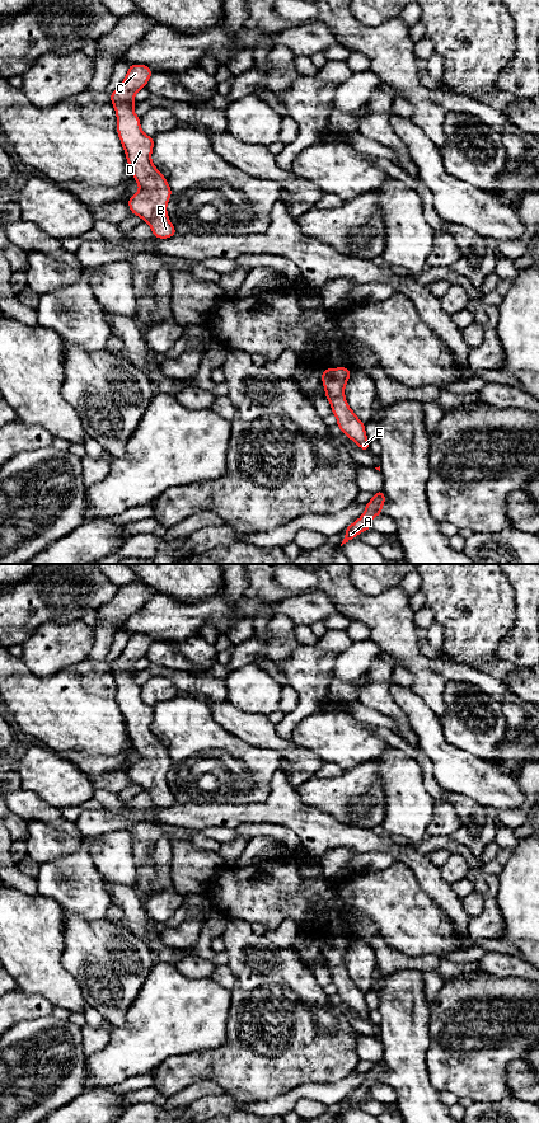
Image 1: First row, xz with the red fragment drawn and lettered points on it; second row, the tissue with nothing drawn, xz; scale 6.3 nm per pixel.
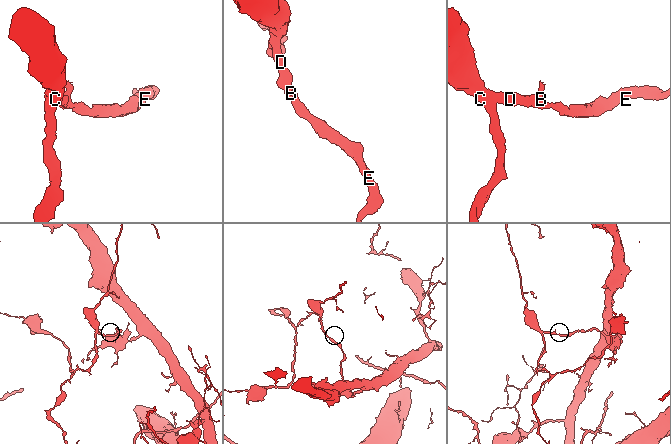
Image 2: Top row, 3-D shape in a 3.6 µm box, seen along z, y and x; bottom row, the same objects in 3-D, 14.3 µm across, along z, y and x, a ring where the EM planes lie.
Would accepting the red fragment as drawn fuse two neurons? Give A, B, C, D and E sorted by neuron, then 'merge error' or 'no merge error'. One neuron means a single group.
groups A B D E / C; merge error

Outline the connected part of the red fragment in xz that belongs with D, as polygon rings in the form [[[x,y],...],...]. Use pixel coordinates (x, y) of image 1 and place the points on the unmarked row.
[[[135,669],[114,671],[117,703],[126,722],[128,736],[140,758],[127,774],[132,784],[140,785],[150,794],[155,807],[168,808],[177,803],[169,790],[167,774],[172,758],[163,743],[151,732],[154,706],[145,704],[140,686],[133,681]]]

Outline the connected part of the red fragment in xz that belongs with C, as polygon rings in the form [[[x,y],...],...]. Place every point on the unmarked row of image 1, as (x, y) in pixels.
[[[128,634],[128,642],[121,656],[109,663],[114,671],[135,669],[135,663],[146,656],[153,640],[147,634]]]

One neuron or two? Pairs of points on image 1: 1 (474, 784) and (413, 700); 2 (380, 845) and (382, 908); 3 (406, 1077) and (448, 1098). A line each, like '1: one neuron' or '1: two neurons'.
1: one neuron
2: two neurons
3: two neurons

